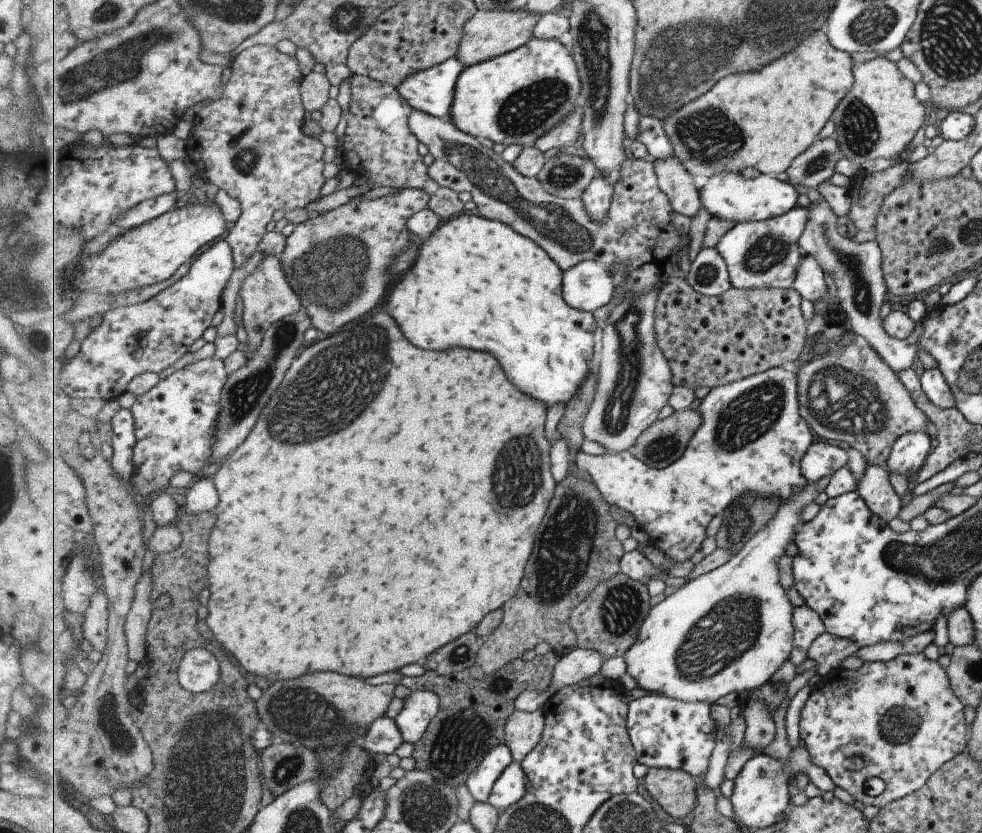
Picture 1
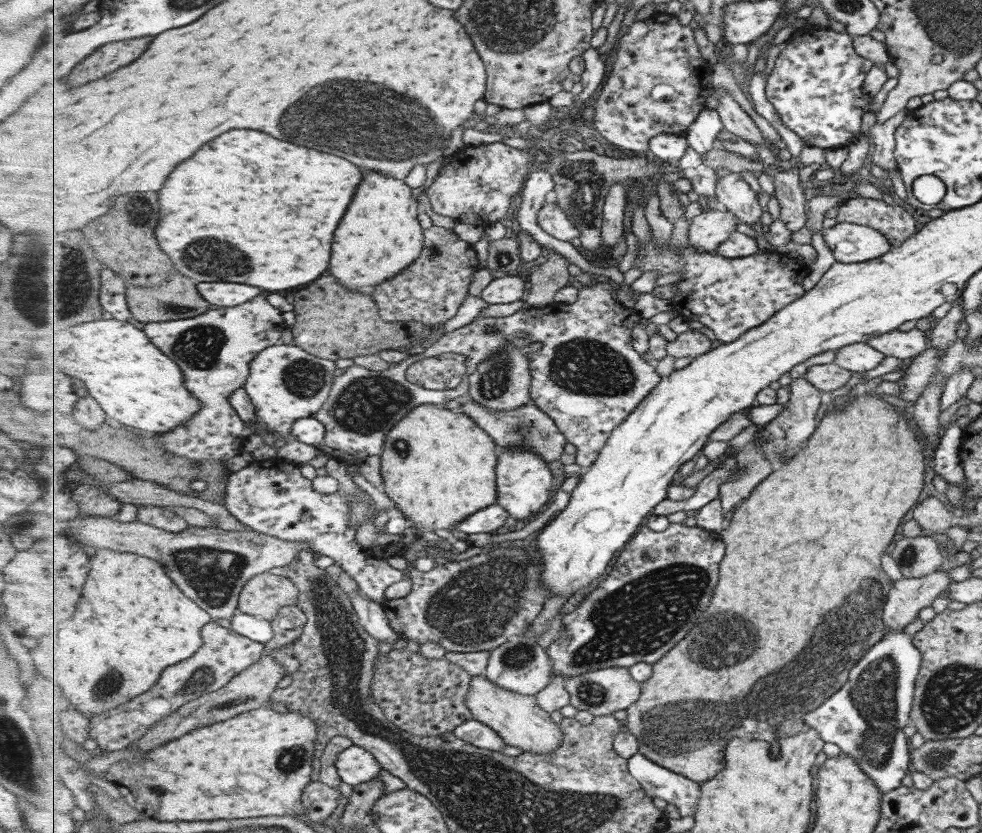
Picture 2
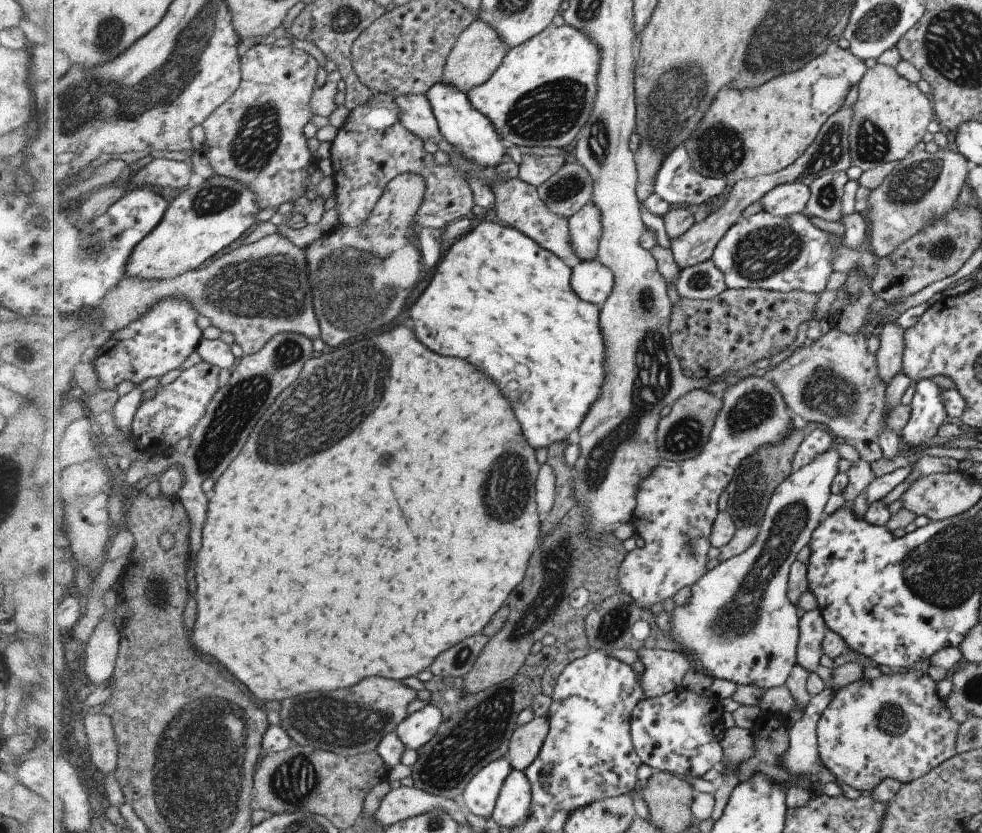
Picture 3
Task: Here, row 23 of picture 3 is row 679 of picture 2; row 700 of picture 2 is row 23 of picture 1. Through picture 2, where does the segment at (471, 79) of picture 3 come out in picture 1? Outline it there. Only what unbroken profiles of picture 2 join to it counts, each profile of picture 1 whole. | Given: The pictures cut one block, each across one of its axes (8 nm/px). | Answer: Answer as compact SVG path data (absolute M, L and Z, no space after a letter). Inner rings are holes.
M478 9L478 13L467 21L457 57L464 62L465 67L468 67L517 50L527 45L534 37L533 30L539 18L541 18L540 14L532 13L529 9Z

